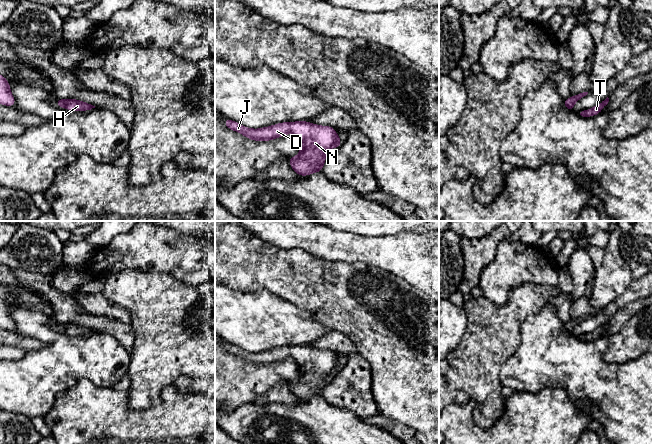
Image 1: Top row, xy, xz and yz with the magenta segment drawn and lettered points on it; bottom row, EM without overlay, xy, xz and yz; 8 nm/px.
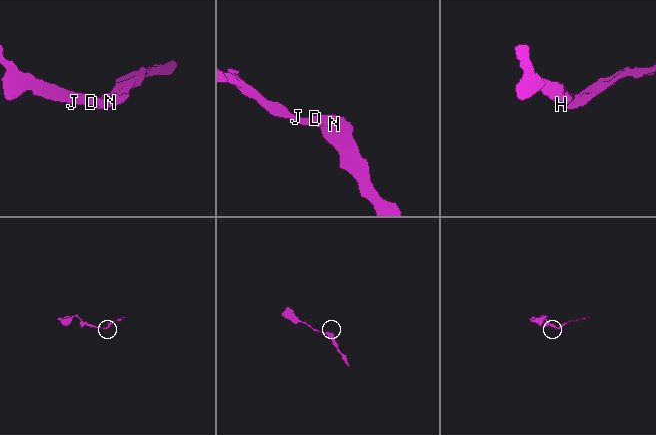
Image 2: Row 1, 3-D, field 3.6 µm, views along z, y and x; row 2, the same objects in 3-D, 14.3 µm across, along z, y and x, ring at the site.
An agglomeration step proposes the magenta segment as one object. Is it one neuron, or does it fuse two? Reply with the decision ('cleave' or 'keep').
keep

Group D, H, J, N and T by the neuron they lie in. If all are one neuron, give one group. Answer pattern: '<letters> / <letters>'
D H J N T

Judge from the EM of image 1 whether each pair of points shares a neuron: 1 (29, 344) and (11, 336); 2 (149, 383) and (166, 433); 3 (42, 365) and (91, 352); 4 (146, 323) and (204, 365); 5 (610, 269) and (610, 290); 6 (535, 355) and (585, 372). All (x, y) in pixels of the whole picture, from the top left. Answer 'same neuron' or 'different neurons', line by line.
1: same neuron
2: different neurons
3: same neuron
4: same neuron
5: same neuron
6: same neuron

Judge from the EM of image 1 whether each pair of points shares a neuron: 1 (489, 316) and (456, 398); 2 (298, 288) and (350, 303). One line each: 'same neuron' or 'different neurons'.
1: different neurons
2: same neuron

